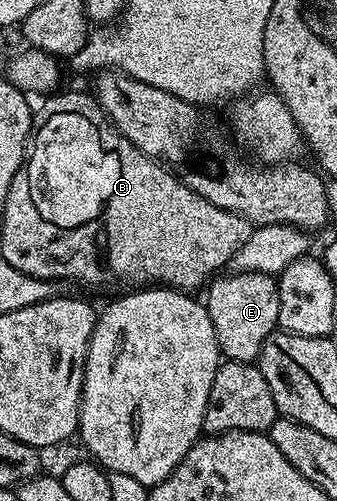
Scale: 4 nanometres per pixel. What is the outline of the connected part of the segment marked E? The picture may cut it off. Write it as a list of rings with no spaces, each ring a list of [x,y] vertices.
[[[241,271],[219,278],[206,288],[205,306],[213,321],[222,358],[232,363],[255,363],[261,353],[261,345],[279,325],[279,284],[276,276]]]

